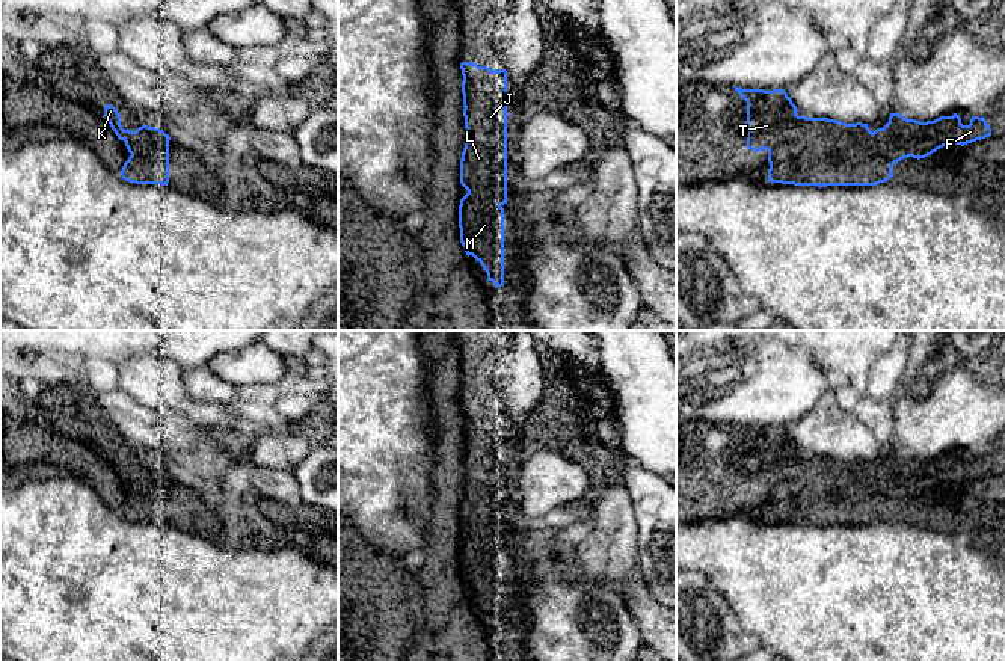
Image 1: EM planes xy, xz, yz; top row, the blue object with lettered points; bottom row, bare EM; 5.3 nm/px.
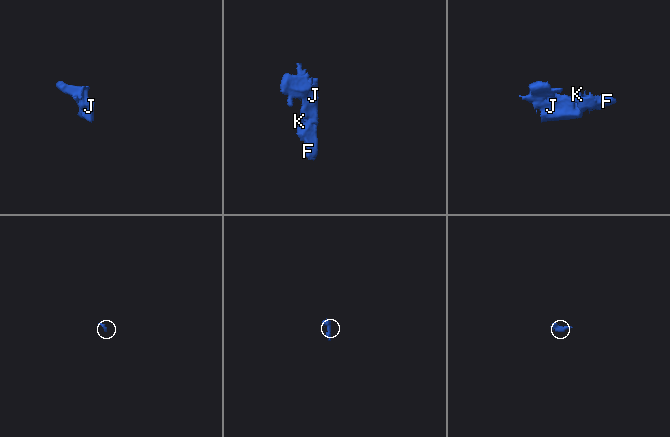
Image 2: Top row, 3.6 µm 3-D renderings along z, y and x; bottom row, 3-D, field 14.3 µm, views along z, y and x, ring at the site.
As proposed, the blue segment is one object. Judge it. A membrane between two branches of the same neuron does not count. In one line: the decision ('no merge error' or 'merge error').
no merge error

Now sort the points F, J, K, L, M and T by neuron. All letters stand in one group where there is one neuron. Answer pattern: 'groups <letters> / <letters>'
groups F J K L M T

